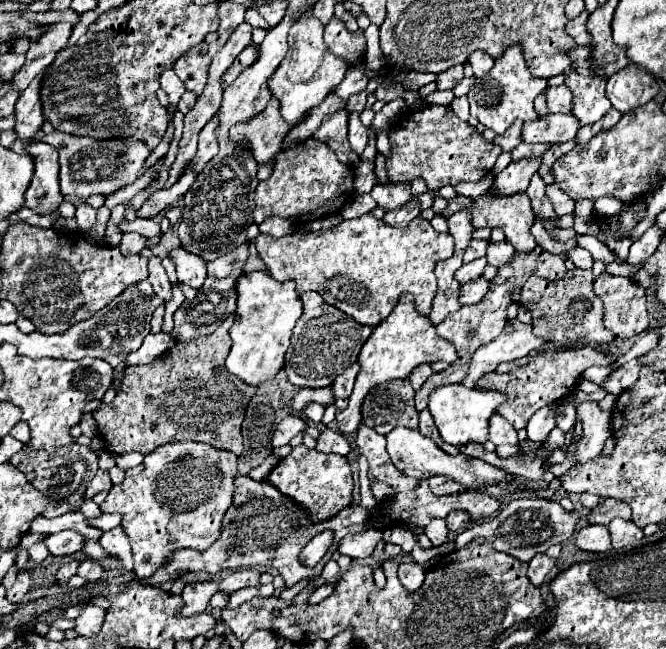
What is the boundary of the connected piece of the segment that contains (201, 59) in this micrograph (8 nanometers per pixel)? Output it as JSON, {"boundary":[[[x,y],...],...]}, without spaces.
{"boundary":[[[228,38],[224,40],[216,40],[212,44],[200,42],[198,46],[190,48],[188,54],[184,54],[176,64],[174,64],[174,72],[176,76],[184,82],[184,86],[188,90],[192,90],[194,94],[202,94],[206,80],[208,80],[208,68],[210,62],[214,58],[214,54],[224,46]]]}

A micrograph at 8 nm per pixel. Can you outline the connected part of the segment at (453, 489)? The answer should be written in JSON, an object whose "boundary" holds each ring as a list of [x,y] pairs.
{"boundary":[[[432,476],[432,478],[428,478],[428,482],[430,482],[430,490],[434,494],[438,494],[438,496],[442,496],[442,494],[456,494],[456,492],[466,492],[468,490],[468,488],[460,486],[458,482],[448,480],[446,476]]]}

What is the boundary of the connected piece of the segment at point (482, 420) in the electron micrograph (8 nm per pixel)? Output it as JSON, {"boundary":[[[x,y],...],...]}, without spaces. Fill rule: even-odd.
{"boundary":[[[464,384],[440,386],[430,394],[428,410],[434,416],[434,422],[440,430],[444,442],[460,446],[468,442],[484,444],[488,440],[488,420],[496,414],[496,408],[504,404],[504,394],[496,390],[480,390],[480,388],[464,388]]]}

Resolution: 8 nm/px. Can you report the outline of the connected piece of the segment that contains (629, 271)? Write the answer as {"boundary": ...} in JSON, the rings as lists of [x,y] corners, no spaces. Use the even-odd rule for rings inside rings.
{"boundary":[[[609,263],[606,265],[605,270],[616,276],[632,277],[638,270],[642,268],[643,264],[638,264],[638,266],[632,266],[630,264],[617,264]]]}

